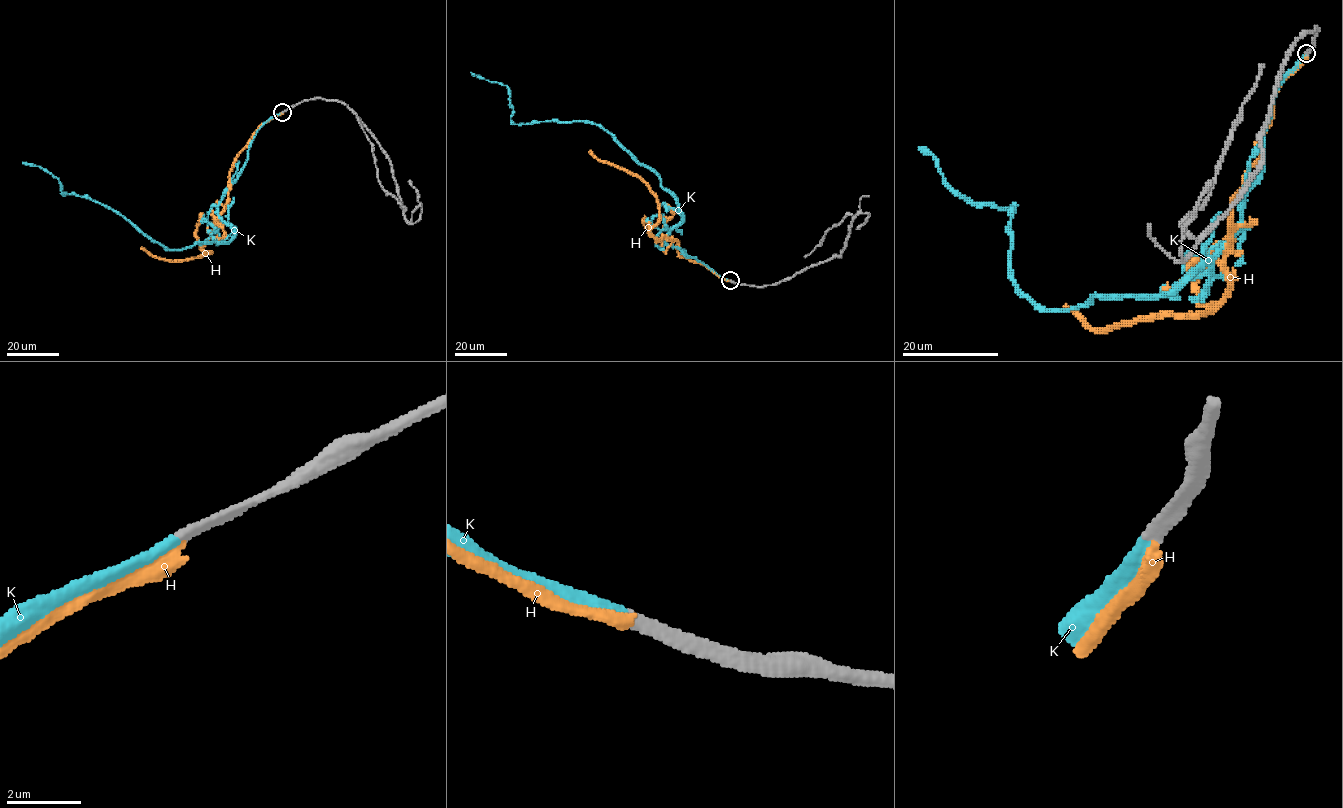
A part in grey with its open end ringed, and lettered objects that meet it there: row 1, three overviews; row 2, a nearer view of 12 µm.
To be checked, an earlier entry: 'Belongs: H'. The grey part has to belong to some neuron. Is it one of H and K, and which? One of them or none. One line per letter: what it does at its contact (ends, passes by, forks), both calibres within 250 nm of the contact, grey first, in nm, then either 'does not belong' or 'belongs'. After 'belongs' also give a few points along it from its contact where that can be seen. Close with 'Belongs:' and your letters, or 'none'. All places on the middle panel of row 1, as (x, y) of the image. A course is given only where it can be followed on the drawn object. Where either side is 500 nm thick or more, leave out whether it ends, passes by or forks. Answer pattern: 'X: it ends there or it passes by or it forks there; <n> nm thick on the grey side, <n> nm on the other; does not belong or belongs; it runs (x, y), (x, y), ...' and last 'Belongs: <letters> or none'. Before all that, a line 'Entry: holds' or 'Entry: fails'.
Entry: fails
H: it ends there; 320 nm thick on the grey side, 360 nm on the other; does not belong
K: it ends there; 300 nm thick on the grey side, 320 nm on the other; belongs; it runs (730, 281), (666, 242), (681, 218), (676, 198), (607, 132), (585, 122), (514, 123), (509, 88), (470, 72)
Belongs: K

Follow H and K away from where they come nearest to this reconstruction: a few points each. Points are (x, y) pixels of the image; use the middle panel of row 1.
H: (731, 281), (681, 257), (675, 240), (655, 238), (651, 229), (658, 218), (657, 196), (639, 178), (589, 151)
K: (730, 281), (666, 242), (681, 218), (676, 198), (607, 132), (585, 122), (514, 123), (509, 88), (470, 72)

